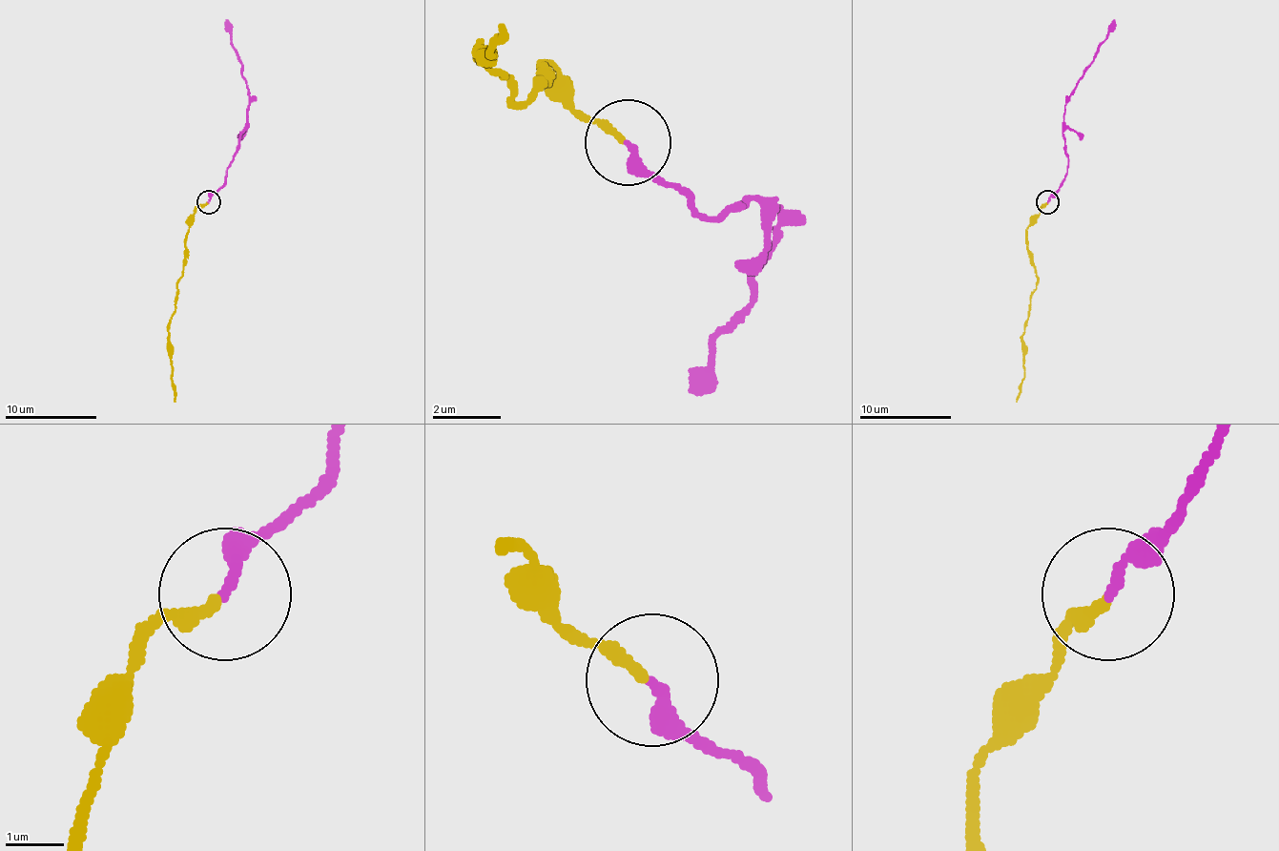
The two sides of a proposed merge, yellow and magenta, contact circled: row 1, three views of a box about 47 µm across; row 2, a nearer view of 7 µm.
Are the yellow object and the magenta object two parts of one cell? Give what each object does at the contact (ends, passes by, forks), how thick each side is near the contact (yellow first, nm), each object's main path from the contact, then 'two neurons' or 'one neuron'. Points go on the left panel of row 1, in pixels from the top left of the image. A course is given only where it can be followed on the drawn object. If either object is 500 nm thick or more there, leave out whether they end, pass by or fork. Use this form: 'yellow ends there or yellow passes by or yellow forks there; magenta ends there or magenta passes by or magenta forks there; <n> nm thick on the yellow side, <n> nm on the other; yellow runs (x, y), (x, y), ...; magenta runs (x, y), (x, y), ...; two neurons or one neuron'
yellow ends there; magenta ends there; 240 nm thick on the yellow side, 200 nm on the other; yellow runs (207, 201), (195, 211), (188, 229), (186, 266), (176, 289), (175, 314), (168, 330), (175, 402); magenta runs (209, 201), (223, 185), (243, 132), (248, 104), (246, 79), (225, 19); two neurons

